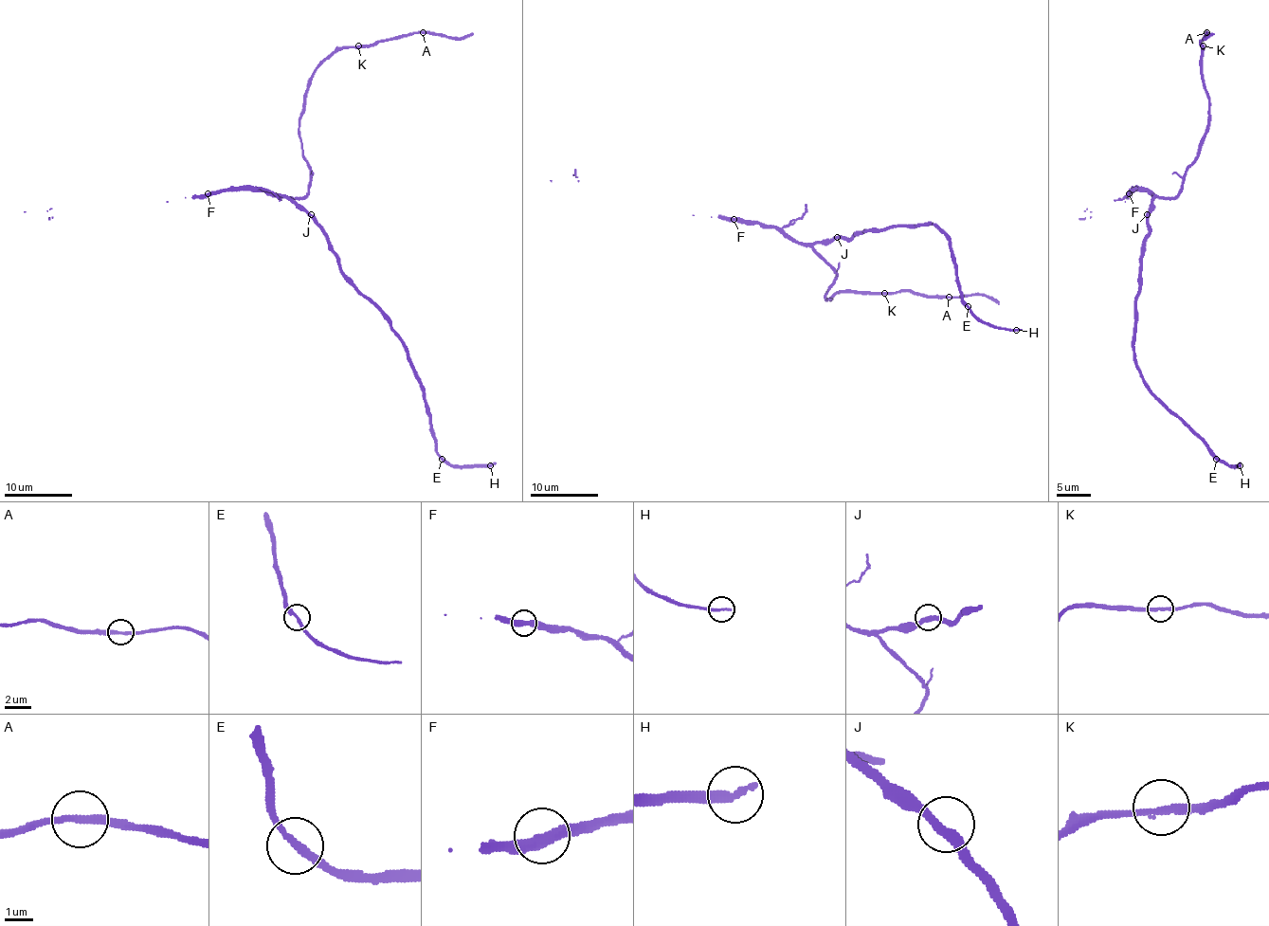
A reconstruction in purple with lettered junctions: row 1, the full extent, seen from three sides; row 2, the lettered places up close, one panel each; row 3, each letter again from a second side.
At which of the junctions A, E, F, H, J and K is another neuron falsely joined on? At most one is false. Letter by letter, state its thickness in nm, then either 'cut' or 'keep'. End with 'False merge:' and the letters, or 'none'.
A: 260 nm | keep
E: 240 nm | keep
F: 400 nm | keep
H: 300 nm | keep
J: 340 nm | keep
K: 240 nm | keep
False merge: none

